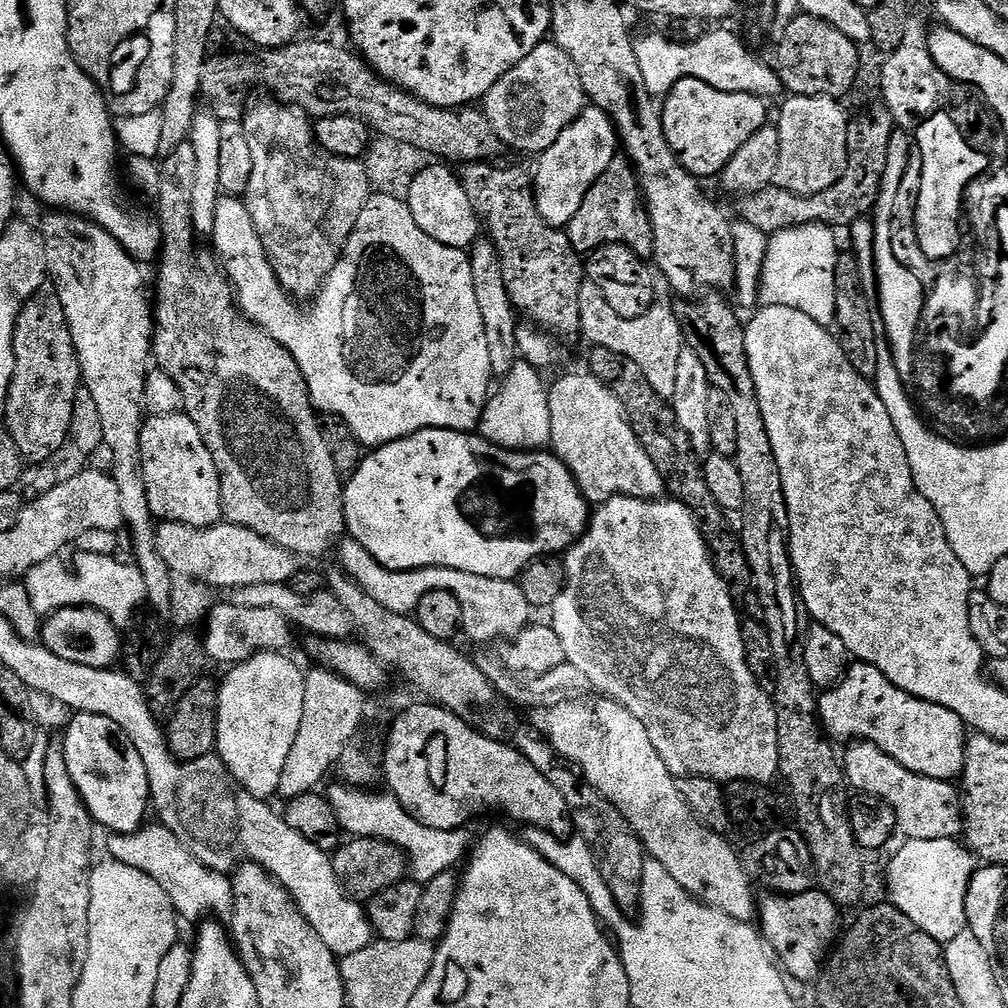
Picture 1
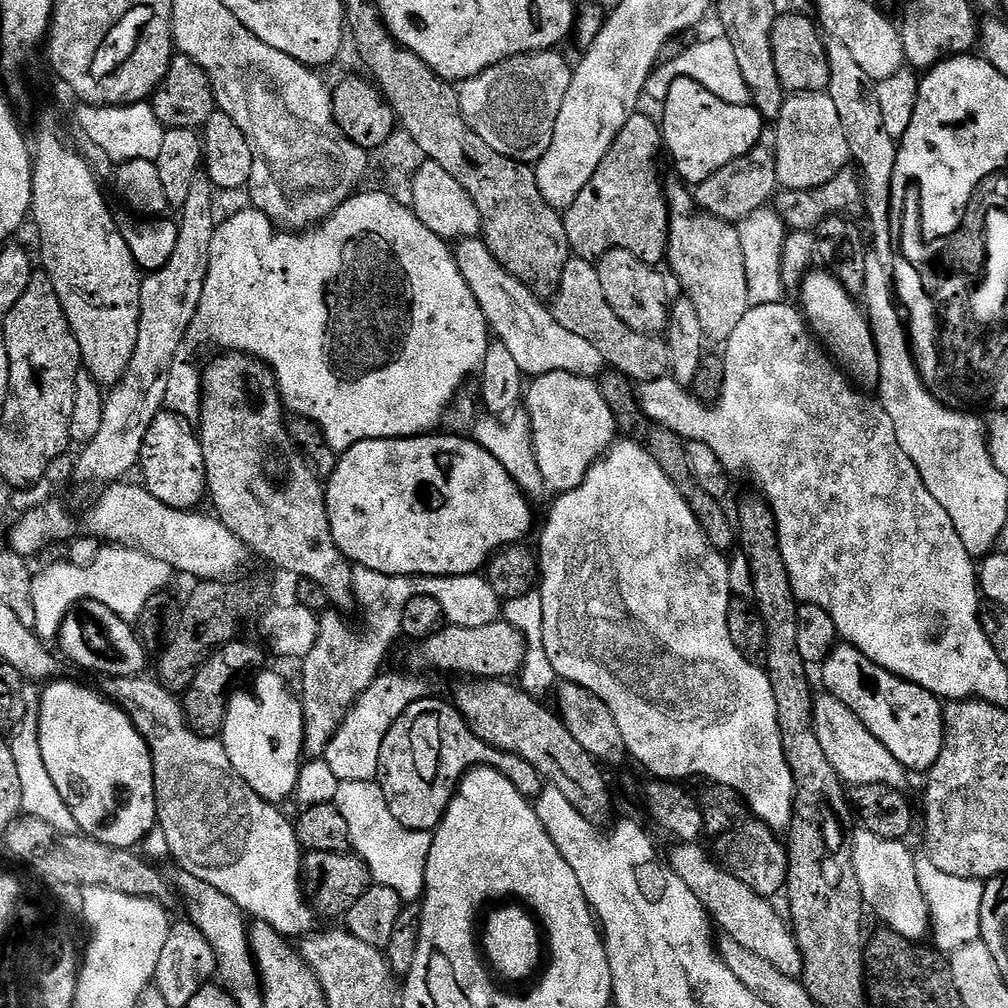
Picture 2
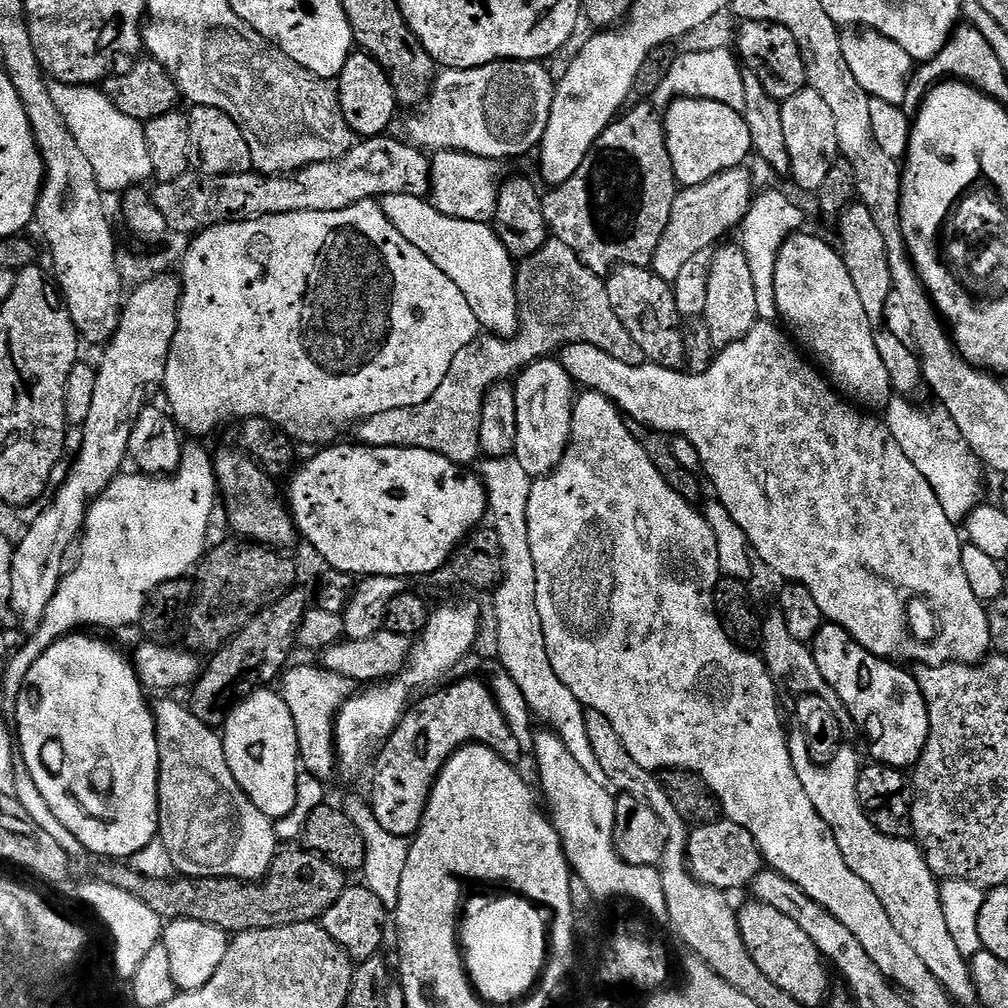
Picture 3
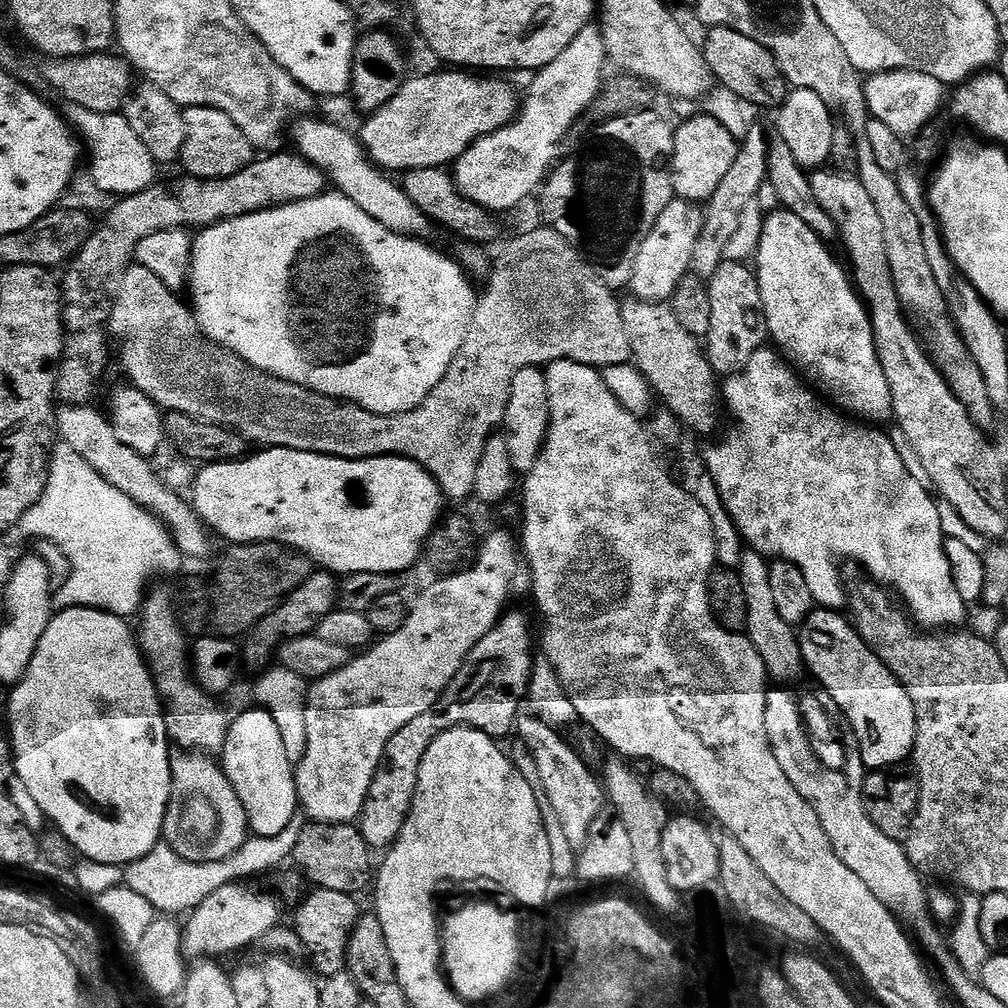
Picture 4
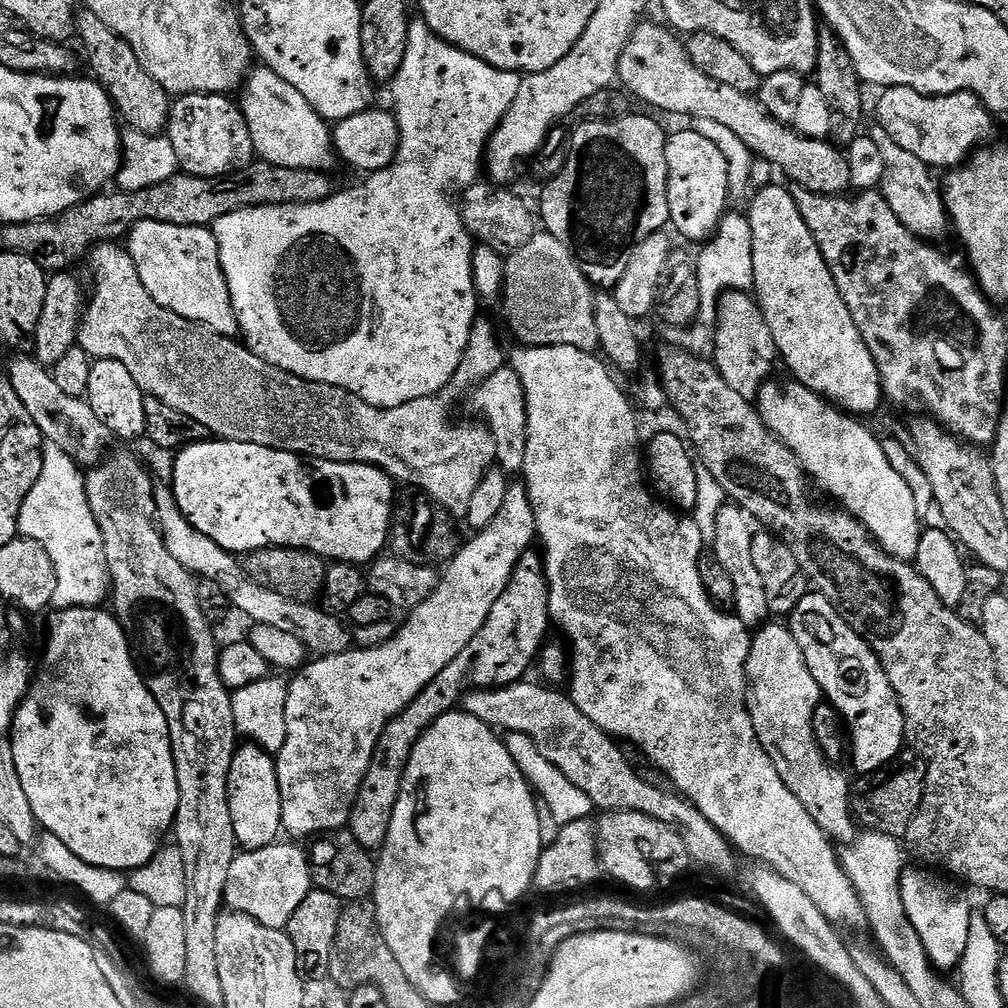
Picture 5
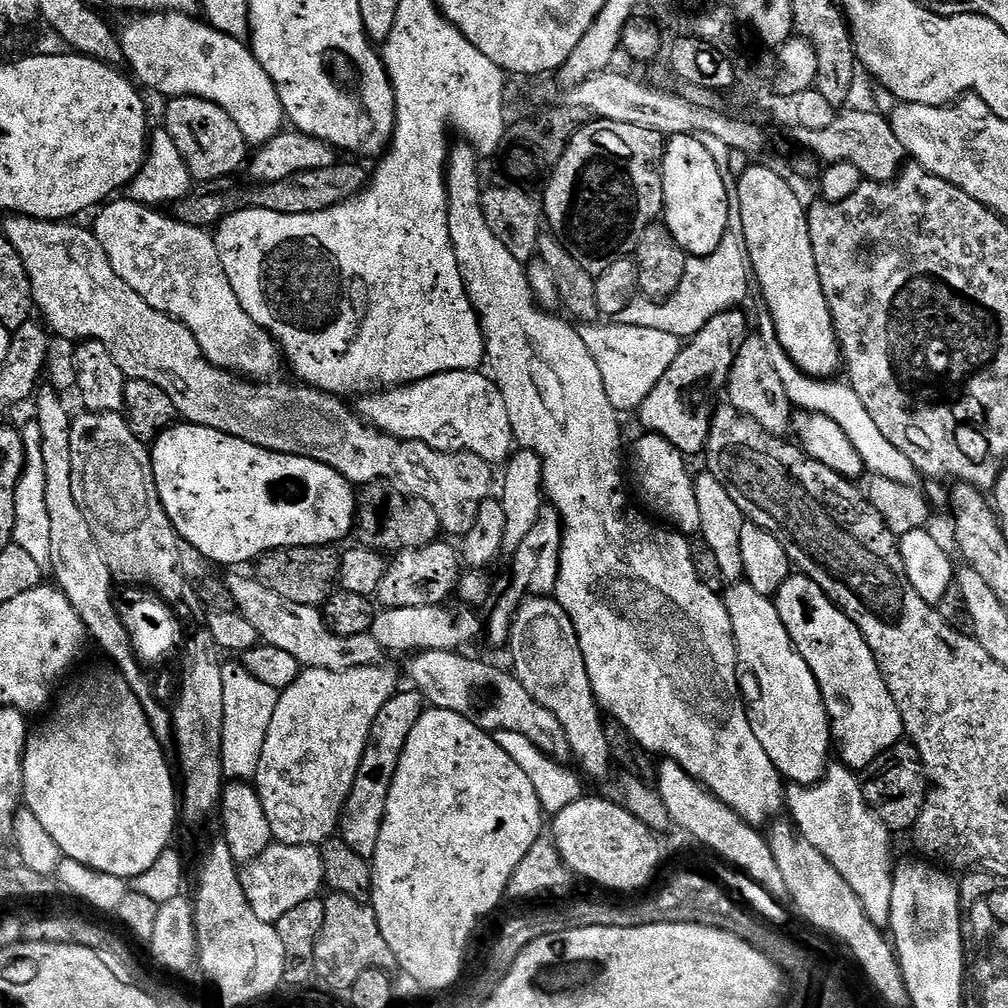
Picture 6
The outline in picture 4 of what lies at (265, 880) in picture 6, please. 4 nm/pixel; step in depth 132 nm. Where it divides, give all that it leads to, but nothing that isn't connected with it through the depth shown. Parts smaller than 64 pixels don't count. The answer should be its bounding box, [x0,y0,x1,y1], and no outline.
[183,882,281,958]

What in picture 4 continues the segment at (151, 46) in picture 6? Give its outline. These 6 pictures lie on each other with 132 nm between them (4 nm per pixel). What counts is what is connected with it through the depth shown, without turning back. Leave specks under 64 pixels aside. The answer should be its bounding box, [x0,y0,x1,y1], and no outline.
[291,118,430,237]

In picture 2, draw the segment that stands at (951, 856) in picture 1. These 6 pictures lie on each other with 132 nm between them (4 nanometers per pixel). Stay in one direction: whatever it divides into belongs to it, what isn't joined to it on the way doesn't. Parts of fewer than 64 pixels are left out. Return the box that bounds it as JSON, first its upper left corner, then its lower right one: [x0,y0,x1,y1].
[916,858,985,954]

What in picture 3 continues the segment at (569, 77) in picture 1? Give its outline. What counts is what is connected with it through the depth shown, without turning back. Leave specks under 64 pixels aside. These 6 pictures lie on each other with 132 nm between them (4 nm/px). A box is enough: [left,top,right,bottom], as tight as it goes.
[407,60,557,162]

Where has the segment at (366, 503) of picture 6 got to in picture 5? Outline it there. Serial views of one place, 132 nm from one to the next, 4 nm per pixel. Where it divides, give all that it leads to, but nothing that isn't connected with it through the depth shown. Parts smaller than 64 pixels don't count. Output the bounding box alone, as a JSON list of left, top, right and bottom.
[390,491,462,566]

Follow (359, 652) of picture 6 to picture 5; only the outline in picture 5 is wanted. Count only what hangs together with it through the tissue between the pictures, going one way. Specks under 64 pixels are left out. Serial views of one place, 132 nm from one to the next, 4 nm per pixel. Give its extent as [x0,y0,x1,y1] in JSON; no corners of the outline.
[154,487,353,657]

